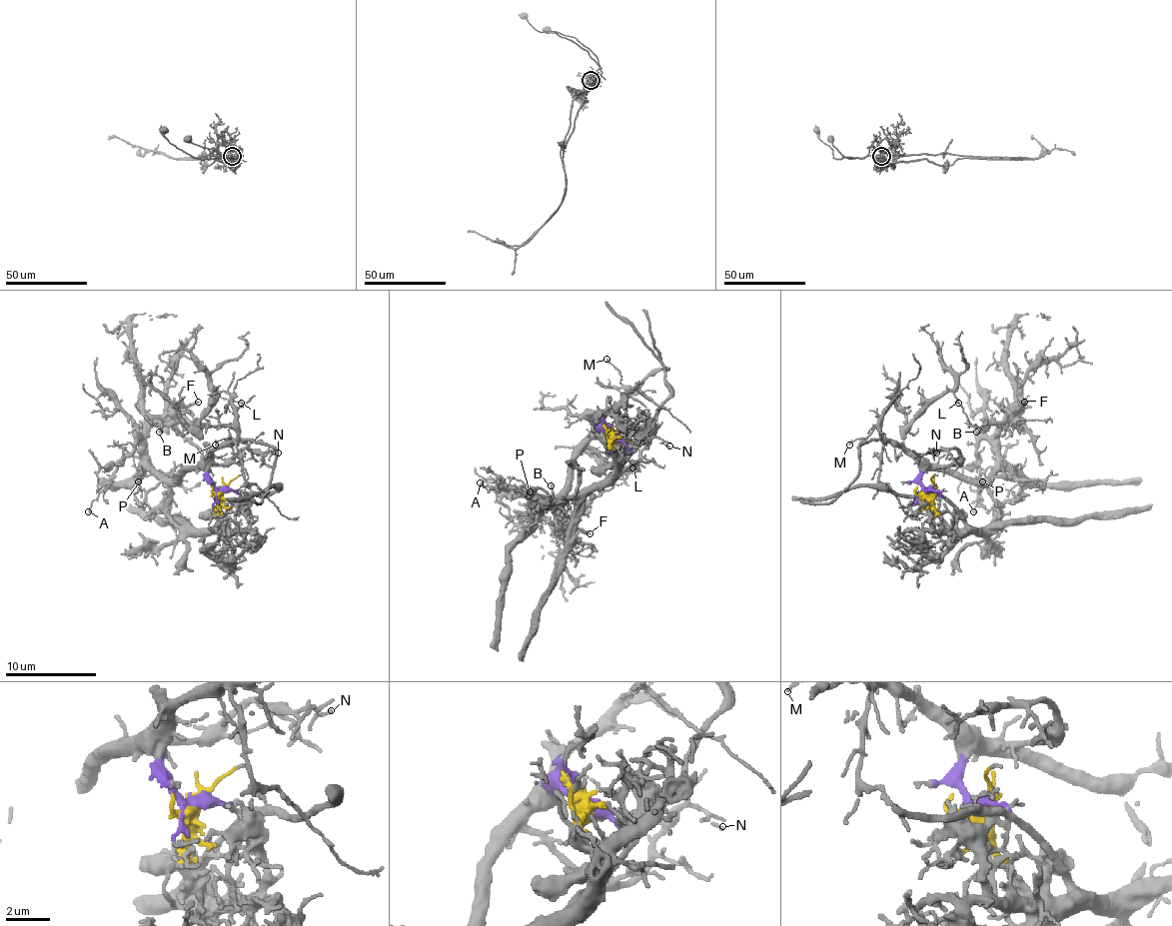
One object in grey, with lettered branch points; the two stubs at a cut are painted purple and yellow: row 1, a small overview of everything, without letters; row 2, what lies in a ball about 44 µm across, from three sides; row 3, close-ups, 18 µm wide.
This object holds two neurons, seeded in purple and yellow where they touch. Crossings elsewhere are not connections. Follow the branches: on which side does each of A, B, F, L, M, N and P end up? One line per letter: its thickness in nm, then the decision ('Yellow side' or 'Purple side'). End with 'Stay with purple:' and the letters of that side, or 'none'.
A: Thickness 150 nm. Purple side
B: Thickness 180 nm. Purple side
F: Thickness 220 nm. Purple side
L: Thickness 130 nm. Purple side
M: Thickness 130 nm. Purple side
N: Thickness 90 nm. Purple side
P: Thickness 200 nm. Purple side
Stay with purple: A, B, F, L, M, N, P

